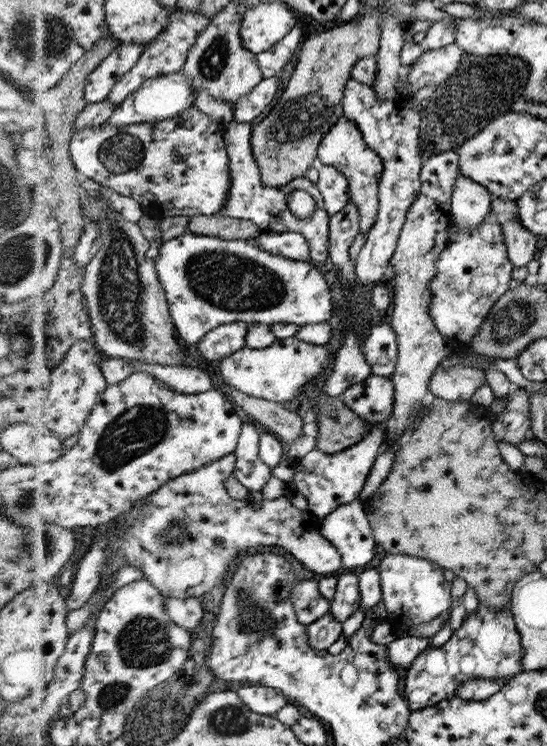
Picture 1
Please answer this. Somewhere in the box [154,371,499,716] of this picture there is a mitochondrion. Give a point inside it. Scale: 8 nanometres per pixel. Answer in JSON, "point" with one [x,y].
{"point":[250,618]}

